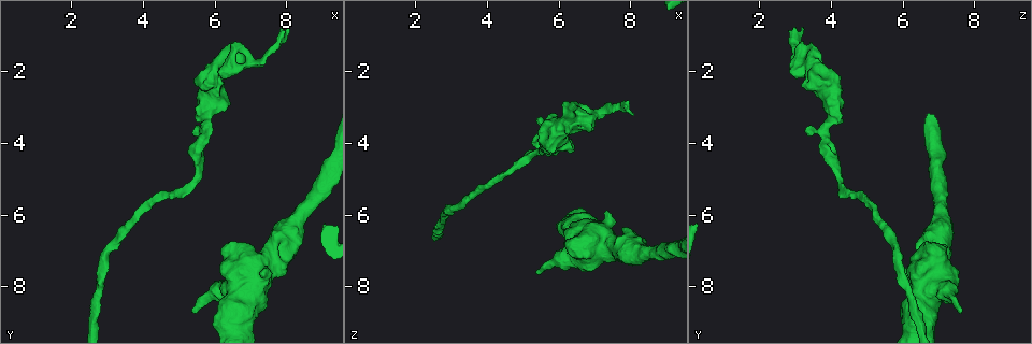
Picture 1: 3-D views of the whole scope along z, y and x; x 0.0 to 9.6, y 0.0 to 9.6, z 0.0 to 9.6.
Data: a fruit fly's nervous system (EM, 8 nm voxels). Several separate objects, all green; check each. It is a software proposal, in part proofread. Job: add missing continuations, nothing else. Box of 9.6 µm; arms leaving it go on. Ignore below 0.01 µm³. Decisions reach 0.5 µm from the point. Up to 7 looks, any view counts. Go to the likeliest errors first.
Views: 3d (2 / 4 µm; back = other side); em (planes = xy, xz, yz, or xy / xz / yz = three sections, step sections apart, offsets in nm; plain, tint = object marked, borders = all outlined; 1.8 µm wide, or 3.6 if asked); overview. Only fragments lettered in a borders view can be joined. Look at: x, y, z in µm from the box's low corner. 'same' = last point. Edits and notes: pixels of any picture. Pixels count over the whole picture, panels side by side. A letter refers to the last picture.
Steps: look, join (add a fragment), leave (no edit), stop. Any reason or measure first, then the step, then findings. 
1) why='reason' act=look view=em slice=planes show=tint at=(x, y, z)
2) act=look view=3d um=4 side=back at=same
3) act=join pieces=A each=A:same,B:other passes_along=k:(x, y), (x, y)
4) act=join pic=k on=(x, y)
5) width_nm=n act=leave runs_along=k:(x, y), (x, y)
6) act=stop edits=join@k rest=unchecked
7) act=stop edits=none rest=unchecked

why='thin end' act=look view=3d um=2 side=back at=(8.05, 0.80, 3.20)

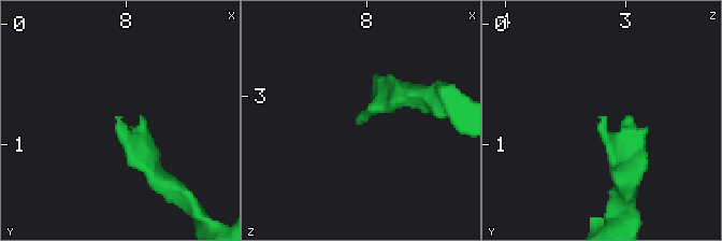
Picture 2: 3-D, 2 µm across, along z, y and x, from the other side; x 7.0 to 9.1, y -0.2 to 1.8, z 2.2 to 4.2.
act=look view=em um=3.6 slice=xy step=4 show=borders at=(8.10, 0.80, 3.14)

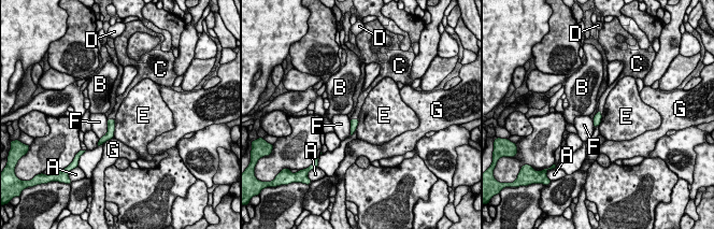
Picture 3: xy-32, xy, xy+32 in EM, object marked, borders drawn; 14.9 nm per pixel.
why='another direction' act=look view=em um=3.6 slice=planes show=borders at=same

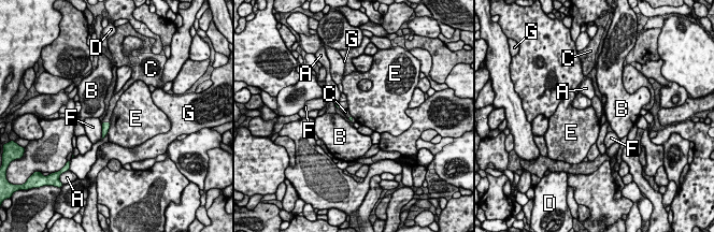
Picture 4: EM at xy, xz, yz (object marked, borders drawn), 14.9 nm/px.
longest_contact=F:280nm act=join pieces=C each=A:other,B:other,C:same,D:other,E:other,F:other,G:other found='it goes on there'

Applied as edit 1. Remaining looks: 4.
why='small branch off a trunk' act=look view=3d um=2 at=(6.20, 1.90, 3.50)

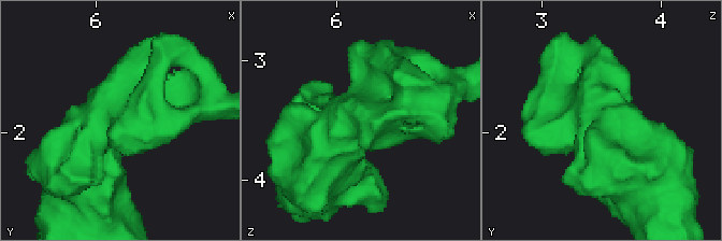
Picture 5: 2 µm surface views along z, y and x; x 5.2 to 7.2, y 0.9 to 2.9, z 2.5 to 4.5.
why='need the tissue' act=look view=em slice=planes show=borders at=(6.24, 1.86, 3.42)

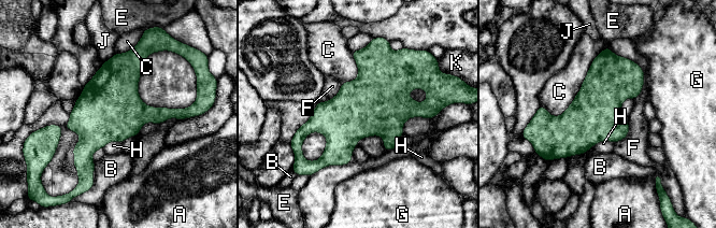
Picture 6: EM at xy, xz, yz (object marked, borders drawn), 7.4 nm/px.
width_nm=400 act=leave each=A:other,B:other,C:other,E:other,F:other,G:other,H:other,J:other,K:other found='no lettered fragment goes on from it'

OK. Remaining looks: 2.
act=stop edits=join@4 rest=unchecked

